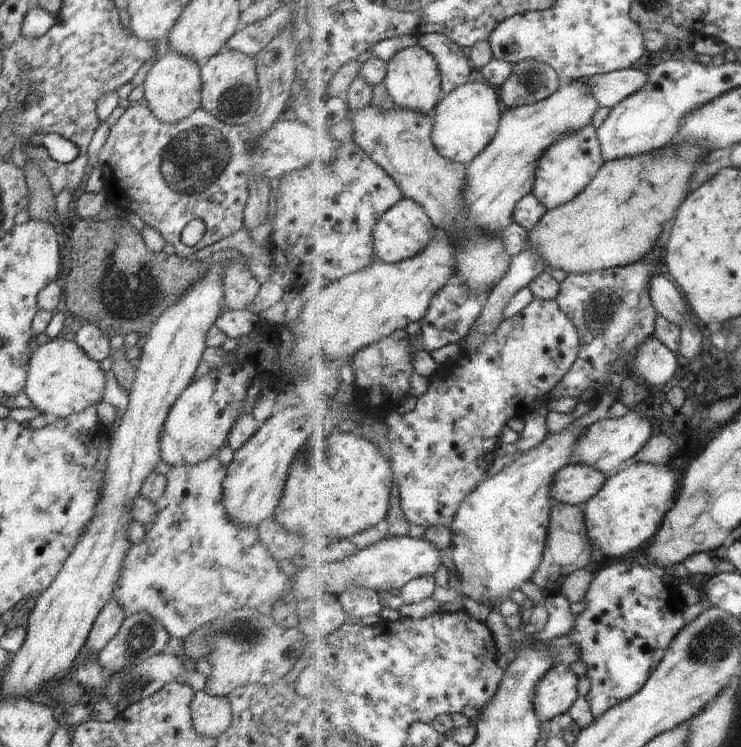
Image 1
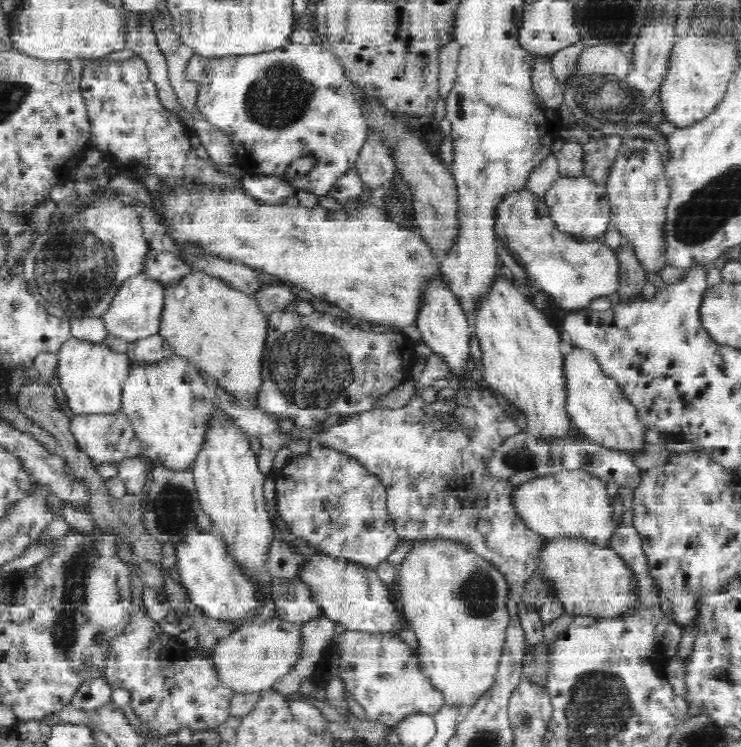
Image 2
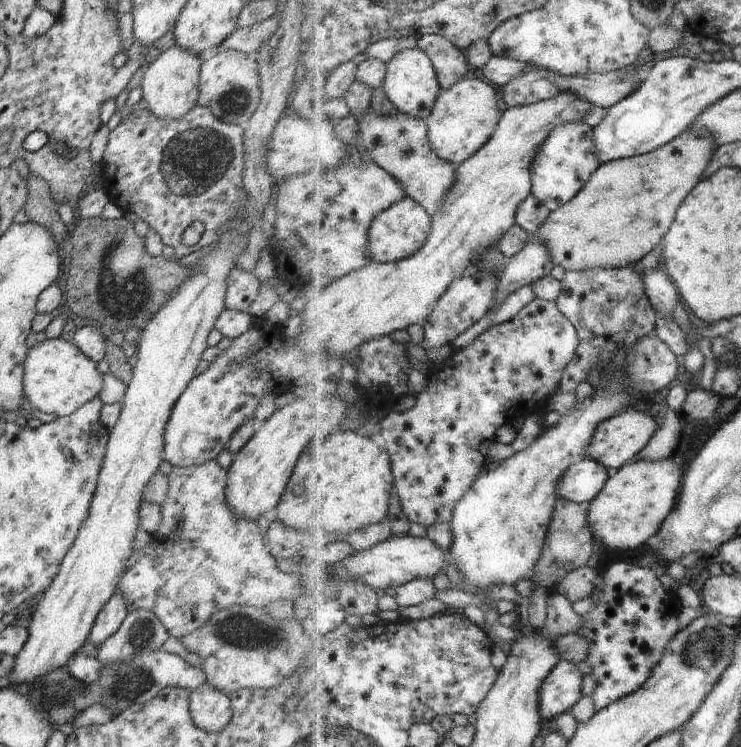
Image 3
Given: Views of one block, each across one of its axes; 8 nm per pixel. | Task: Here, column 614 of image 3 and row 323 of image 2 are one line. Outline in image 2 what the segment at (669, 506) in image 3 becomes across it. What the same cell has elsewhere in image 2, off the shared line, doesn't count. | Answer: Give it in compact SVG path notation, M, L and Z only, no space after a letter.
M498 278L493 286L494 292L481 302L477 313L471 321L474 336L479 340L482 351L483 368L481 380L490 389L499 390L500 394L520 410L522 433L526 433L538 441L555 443L558 439L572 438L574 428L572 419L567 413L568 389L565 375L565 355L560 351L560 332L549 324L542 311L536 309L535 300L520 293L517 287L504 278Z

